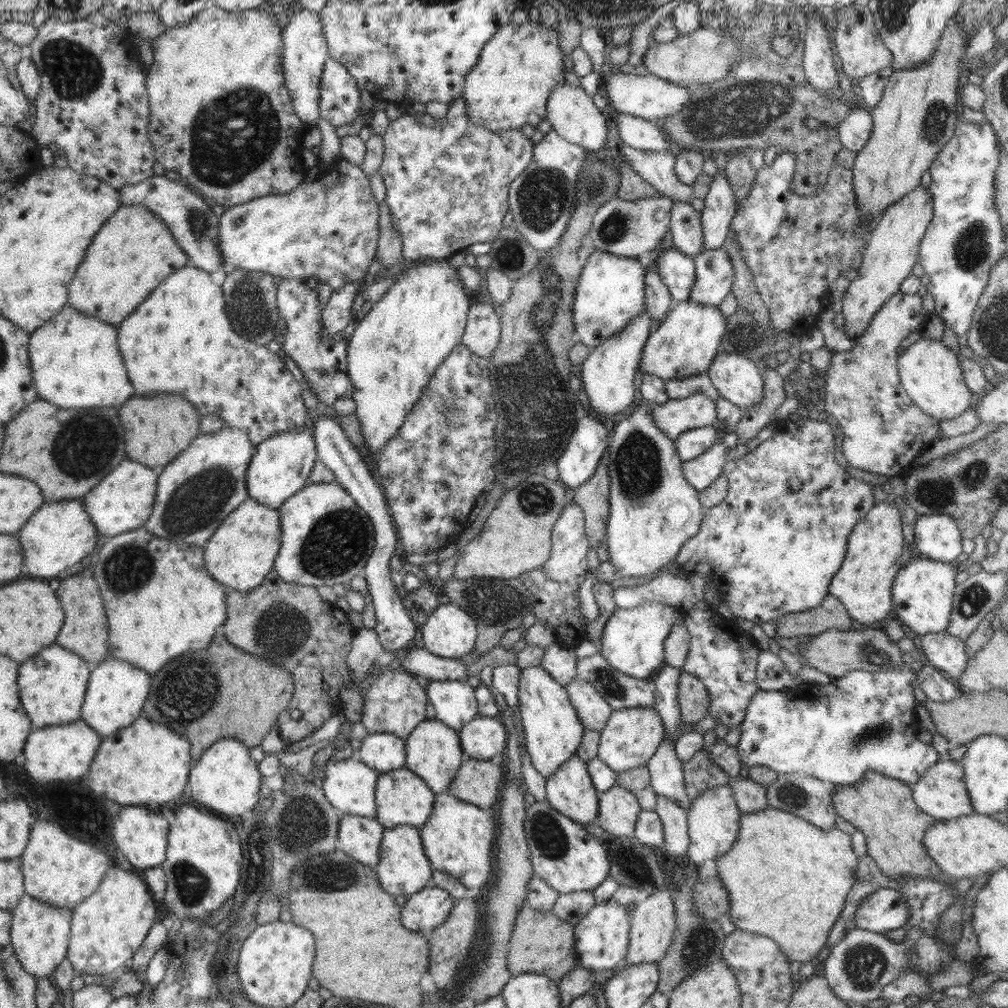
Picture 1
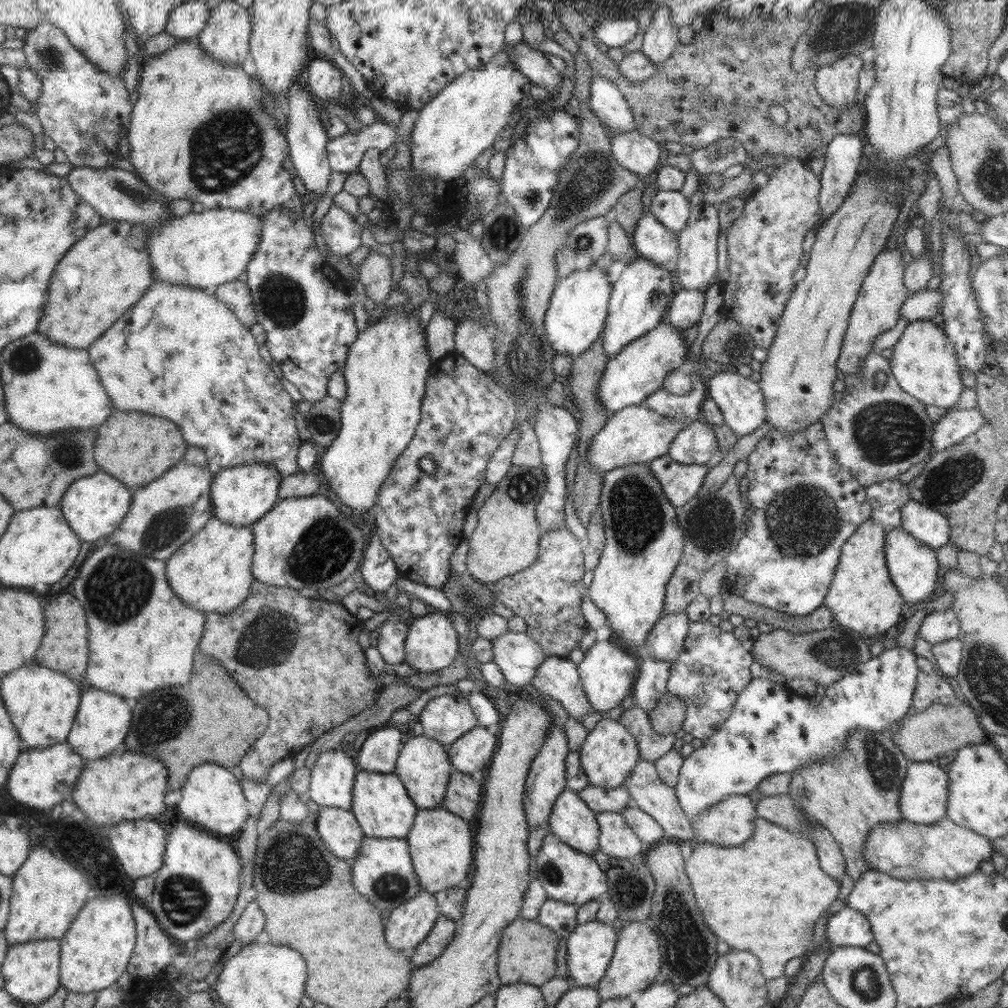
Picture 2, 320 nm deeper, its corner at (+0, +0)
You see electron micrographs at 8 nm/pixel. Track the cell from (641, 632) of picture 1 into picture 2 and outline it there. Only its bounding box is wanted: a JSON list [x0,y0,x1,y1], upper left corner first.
[577,639,638,712]

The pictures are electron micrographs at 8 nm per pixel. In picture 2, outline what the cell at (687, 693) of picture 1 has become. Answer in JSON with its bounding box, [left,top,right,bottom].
[650,692,687,735]

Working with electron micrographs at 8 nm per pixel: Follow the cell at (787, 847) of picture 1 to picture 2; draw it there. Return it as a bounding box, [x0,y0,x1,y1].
[685,817,840,981]

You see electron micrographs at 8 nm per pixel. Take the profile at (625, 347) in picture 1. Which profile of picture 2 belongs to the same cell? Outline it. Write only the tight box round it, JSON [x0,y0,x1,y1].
[603,256,675,359]

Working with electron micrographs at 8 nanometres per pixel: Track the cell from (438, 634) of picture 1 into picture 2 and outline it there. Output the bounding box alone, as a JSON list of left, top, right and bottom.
[405,613,459,673]

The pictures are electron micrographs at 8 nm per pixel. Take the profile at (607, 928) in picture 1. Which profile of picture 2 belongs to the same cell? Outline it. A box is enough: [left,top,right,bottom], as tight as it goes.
[566,920,618,988]

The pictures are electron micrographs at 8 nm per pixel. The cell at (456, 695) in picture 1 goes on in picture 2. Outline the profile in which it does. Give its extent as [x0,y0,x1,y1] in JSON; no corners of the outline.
[419,695,478,747]

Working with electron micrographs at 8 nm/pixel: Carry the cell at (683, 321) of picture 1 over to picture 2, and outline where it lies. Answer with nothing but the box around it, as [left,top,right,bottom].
[597,322,690,414]

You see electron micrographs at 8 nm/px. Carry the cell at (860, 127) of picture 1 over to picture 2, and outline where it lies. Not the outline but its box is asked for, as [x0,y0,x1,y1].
[819,134,864,218]

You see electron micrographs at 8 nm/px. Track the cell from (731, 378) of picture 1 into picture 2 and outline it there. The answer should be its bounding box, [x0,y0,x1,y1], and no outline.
[706,371,765,437]

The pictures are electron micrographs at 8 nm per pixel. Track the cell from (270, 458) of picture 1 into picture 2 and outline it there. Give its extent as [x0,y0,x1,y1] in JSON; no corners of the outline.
[209,465,282,527]

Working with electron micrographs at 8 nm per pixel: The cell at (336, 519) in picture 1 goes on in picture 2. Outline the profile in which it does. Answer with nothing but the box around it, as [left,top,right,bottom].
[250,494,367,592]

